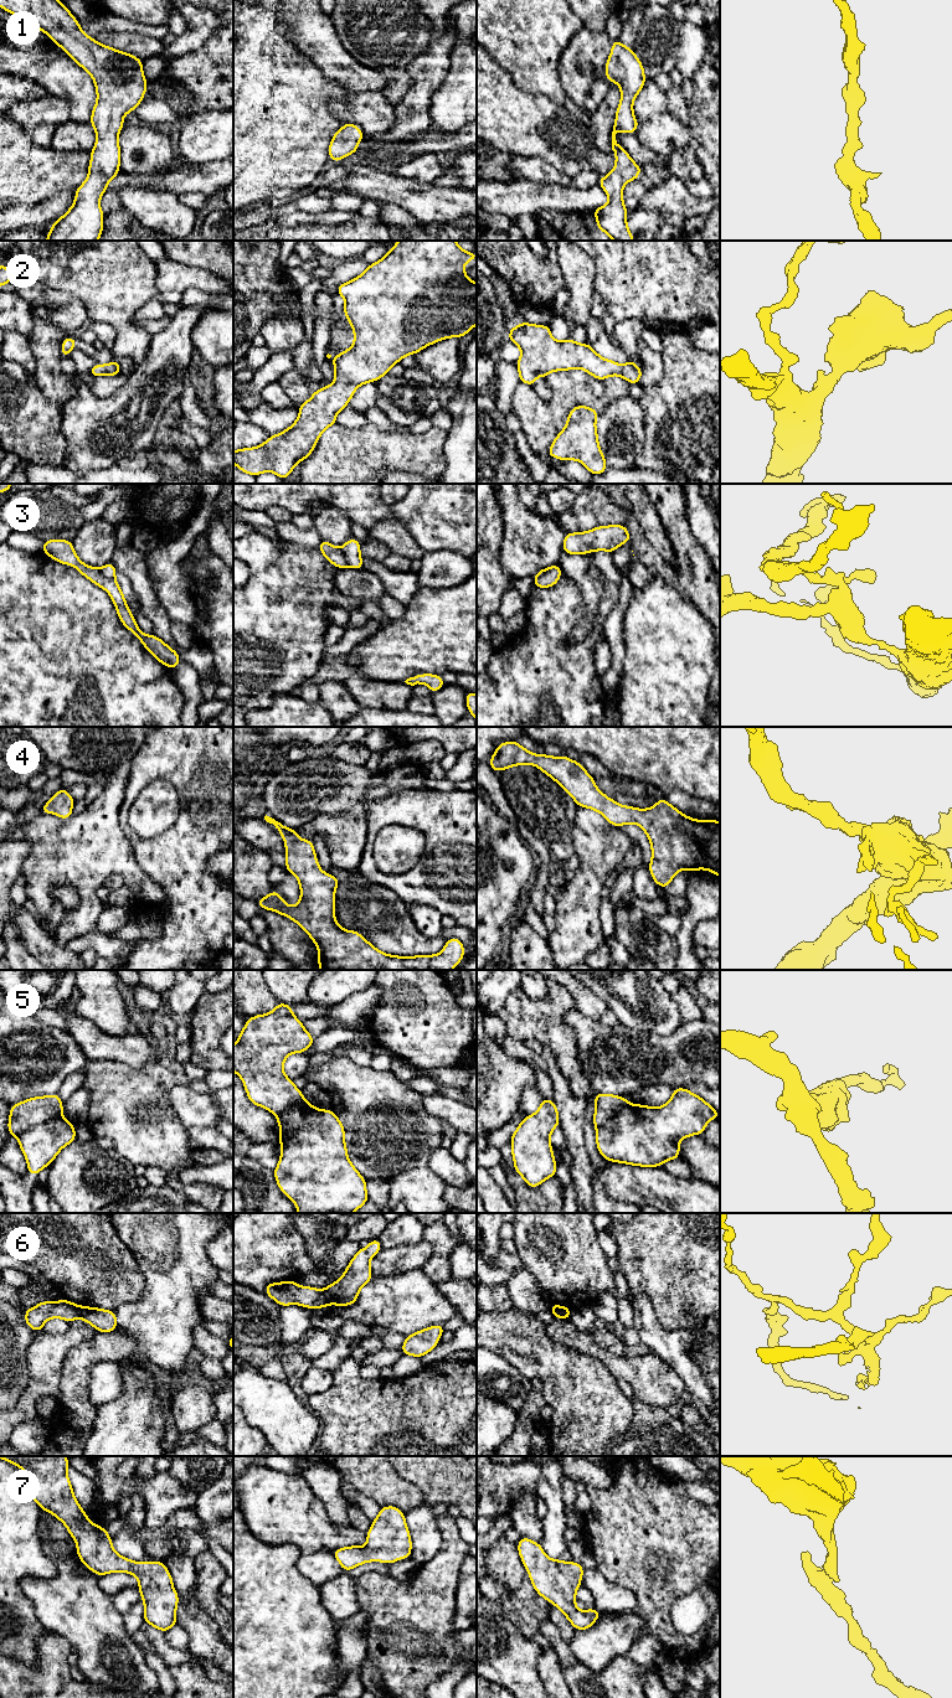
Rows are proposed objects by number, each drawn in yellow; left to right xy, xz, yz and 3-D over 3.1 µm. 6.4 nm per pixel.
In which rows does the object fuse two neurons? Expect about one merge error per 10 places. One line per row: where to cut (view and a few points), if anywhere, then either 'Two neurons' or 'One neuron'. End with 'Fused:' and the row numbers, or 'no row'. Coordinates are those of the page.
1: No split. One neuron
2: No split. One neuron
3: Split along xy (99, 568), (106, 577), (114, 578). Two neurons
4: No split. One neuron
5: Split along xy (60, 1114), (26, 1129), (17, 1137). Two neurons
6: Split along xz (320, 1290), (329, 1304). Two neurons
7: No split. One neuron
Fused: 3, 5, 6

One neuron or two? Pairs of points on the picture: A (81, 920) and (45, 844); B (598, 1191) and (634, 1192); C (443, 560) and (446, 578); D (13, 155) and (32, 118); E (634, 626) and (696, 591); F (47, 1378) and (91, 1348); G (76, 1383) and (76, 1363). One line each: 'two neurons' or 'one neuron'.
A: one neuron
B: two neurons
C: one neuron
D: two neurons
E: two neurons
F: two neurons
G: one neuron

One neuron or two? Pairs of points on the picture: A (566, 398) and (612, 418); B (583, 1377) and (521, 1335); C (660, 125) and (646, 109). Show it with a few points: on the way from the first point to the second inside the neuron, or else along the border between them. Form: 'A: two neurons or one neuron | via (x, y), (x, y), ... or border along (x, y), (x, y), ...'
A: two neurons | border along (624, 396), (615, 398), (598, 414)
B: one neuron | via (569, 1377), (536, 1350)
C: two neurons | border along (667, 109), (654, 113), (639, 124)

